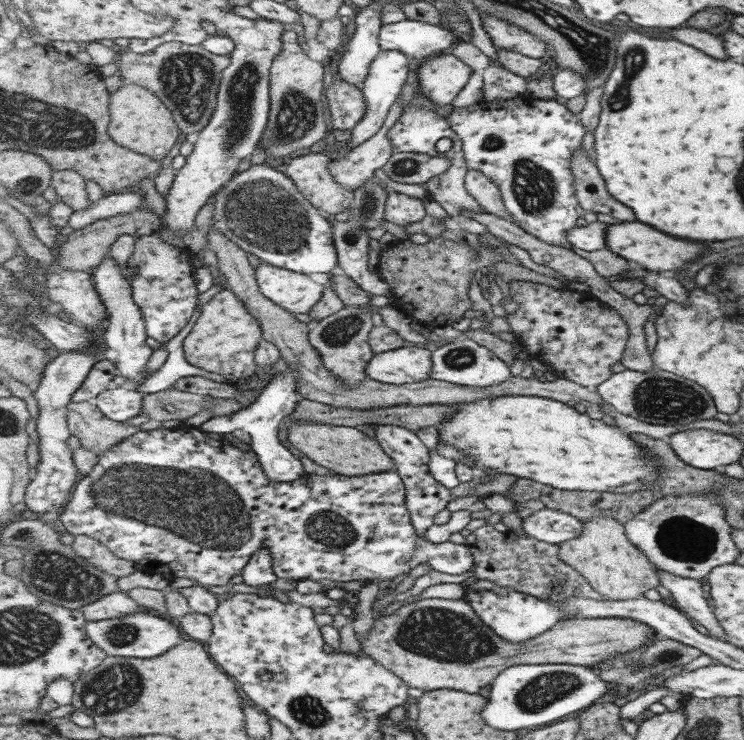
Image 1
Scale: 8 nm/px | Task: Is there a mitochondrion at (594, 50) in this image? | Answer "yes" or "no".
yes

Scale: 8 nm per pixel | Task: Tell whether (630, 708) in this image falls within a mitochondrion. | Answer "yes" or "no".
no

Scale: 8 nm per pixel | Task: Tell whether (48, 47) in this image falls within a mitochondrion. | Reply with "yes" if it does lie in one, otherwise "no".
no

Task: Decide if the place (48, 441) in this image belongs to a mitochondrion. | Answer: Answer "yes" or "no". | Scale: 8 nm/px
no

